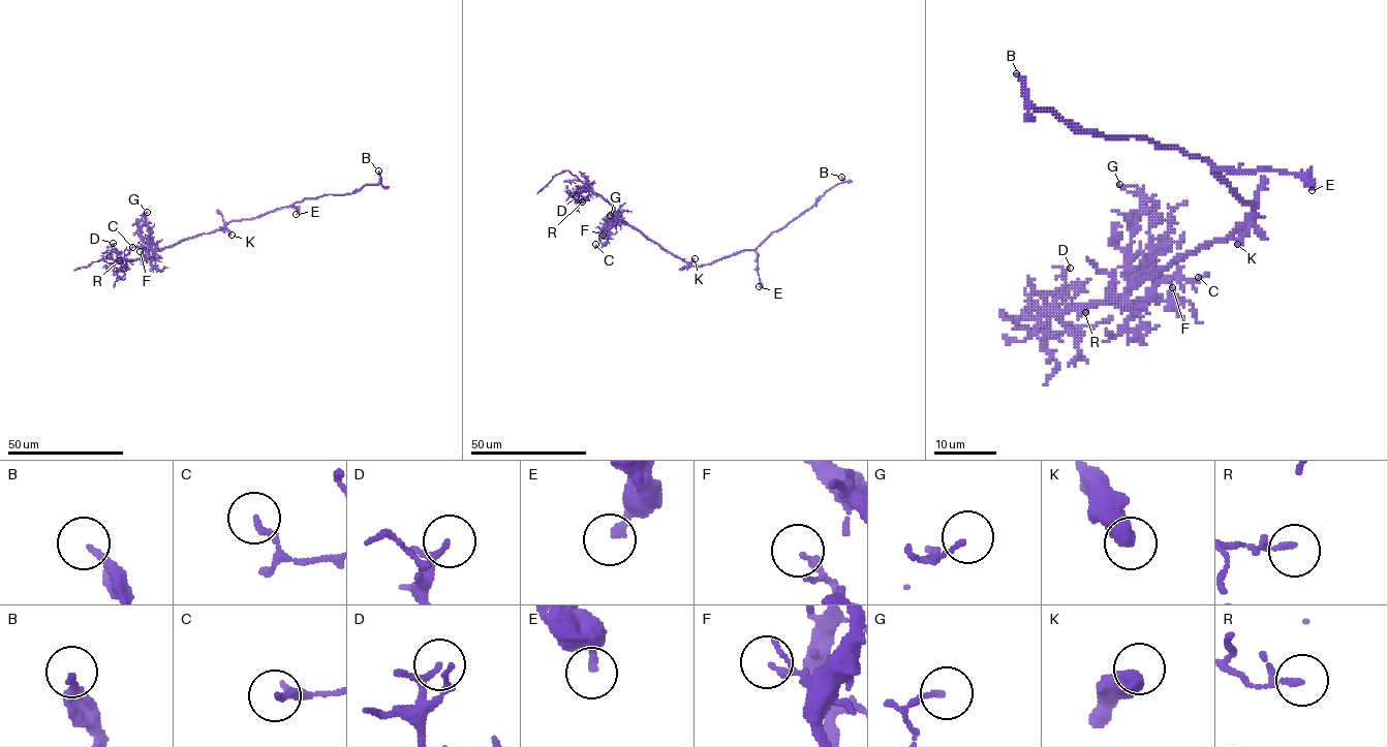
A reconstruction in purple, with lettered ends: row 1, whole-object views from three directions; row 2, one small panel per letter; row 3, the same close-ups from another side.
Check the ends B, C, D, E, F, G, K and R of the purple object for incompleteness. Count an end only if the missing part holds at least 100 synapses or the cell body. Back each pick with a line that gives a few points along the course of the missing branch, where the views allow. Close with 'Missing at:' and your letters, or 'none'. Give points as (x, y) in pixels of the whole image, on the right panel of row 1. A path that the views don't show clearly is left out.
Missing at: none

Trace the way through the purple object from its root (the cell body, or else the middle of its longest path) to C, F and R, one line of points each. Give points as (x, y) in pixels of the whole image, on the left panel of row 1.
C: (224, 224), (158, 249), (154, 252), (155, 259), (144, 247), (132, 247)
F: (224, 224), (158, 249), (154, 252), (155, 259), (140, 251)
R: (224, 224), (209, 234), (184, 238), (147, 257), (127, 259), (110, 252), (112, 258), (119, 260)

